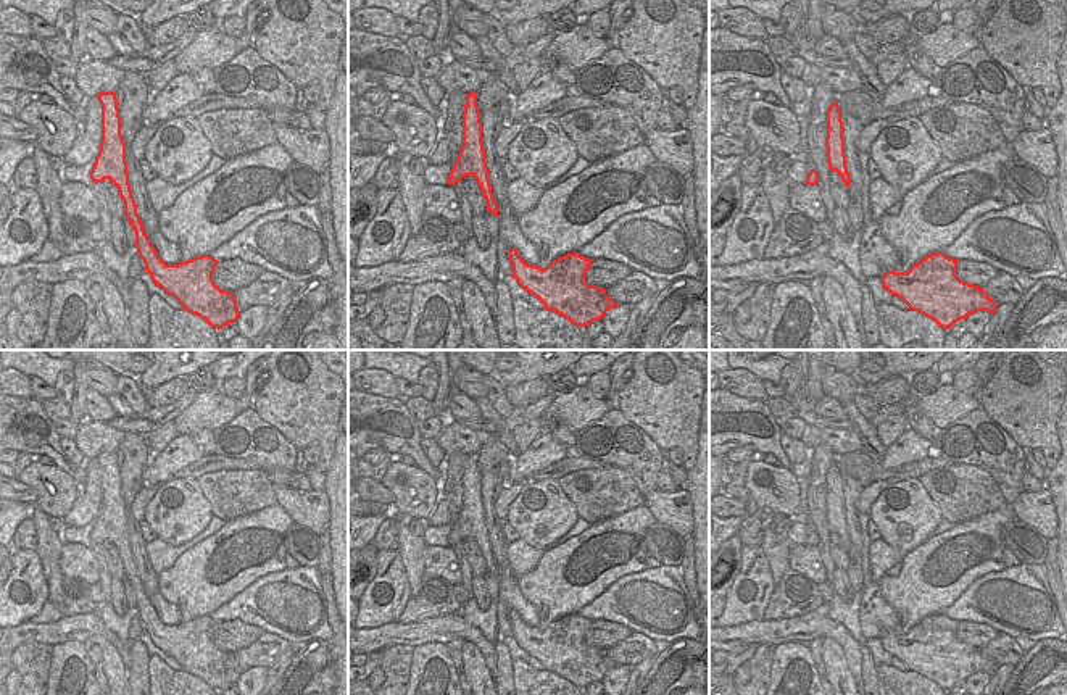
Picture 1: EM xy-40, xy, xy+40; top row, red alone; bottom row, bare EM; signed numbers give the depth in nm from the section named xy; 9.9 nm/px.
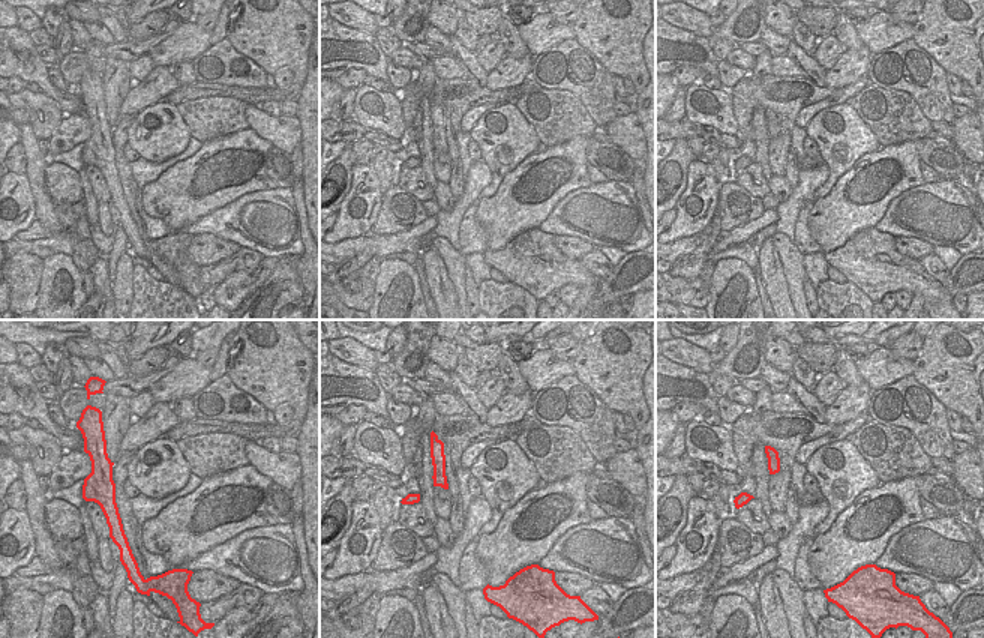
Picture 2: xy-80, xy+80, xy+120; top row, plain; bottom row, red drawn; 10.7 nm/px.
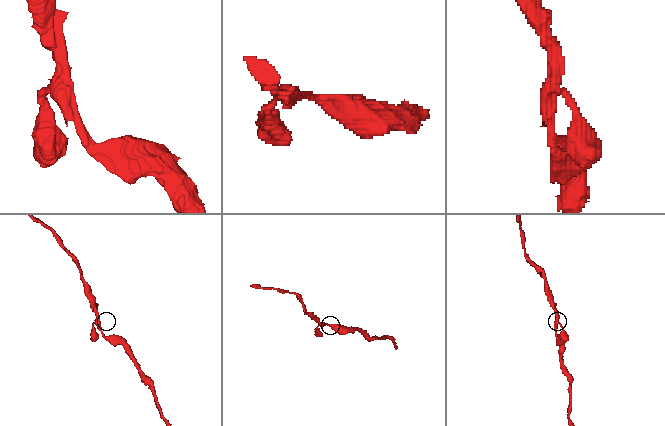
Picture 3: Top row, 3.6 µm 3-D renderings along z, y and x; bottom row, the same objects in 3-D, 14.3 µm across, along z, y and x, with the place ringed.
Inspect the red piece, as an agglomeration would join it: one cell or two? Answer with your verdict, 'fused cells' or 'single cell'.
single cell

